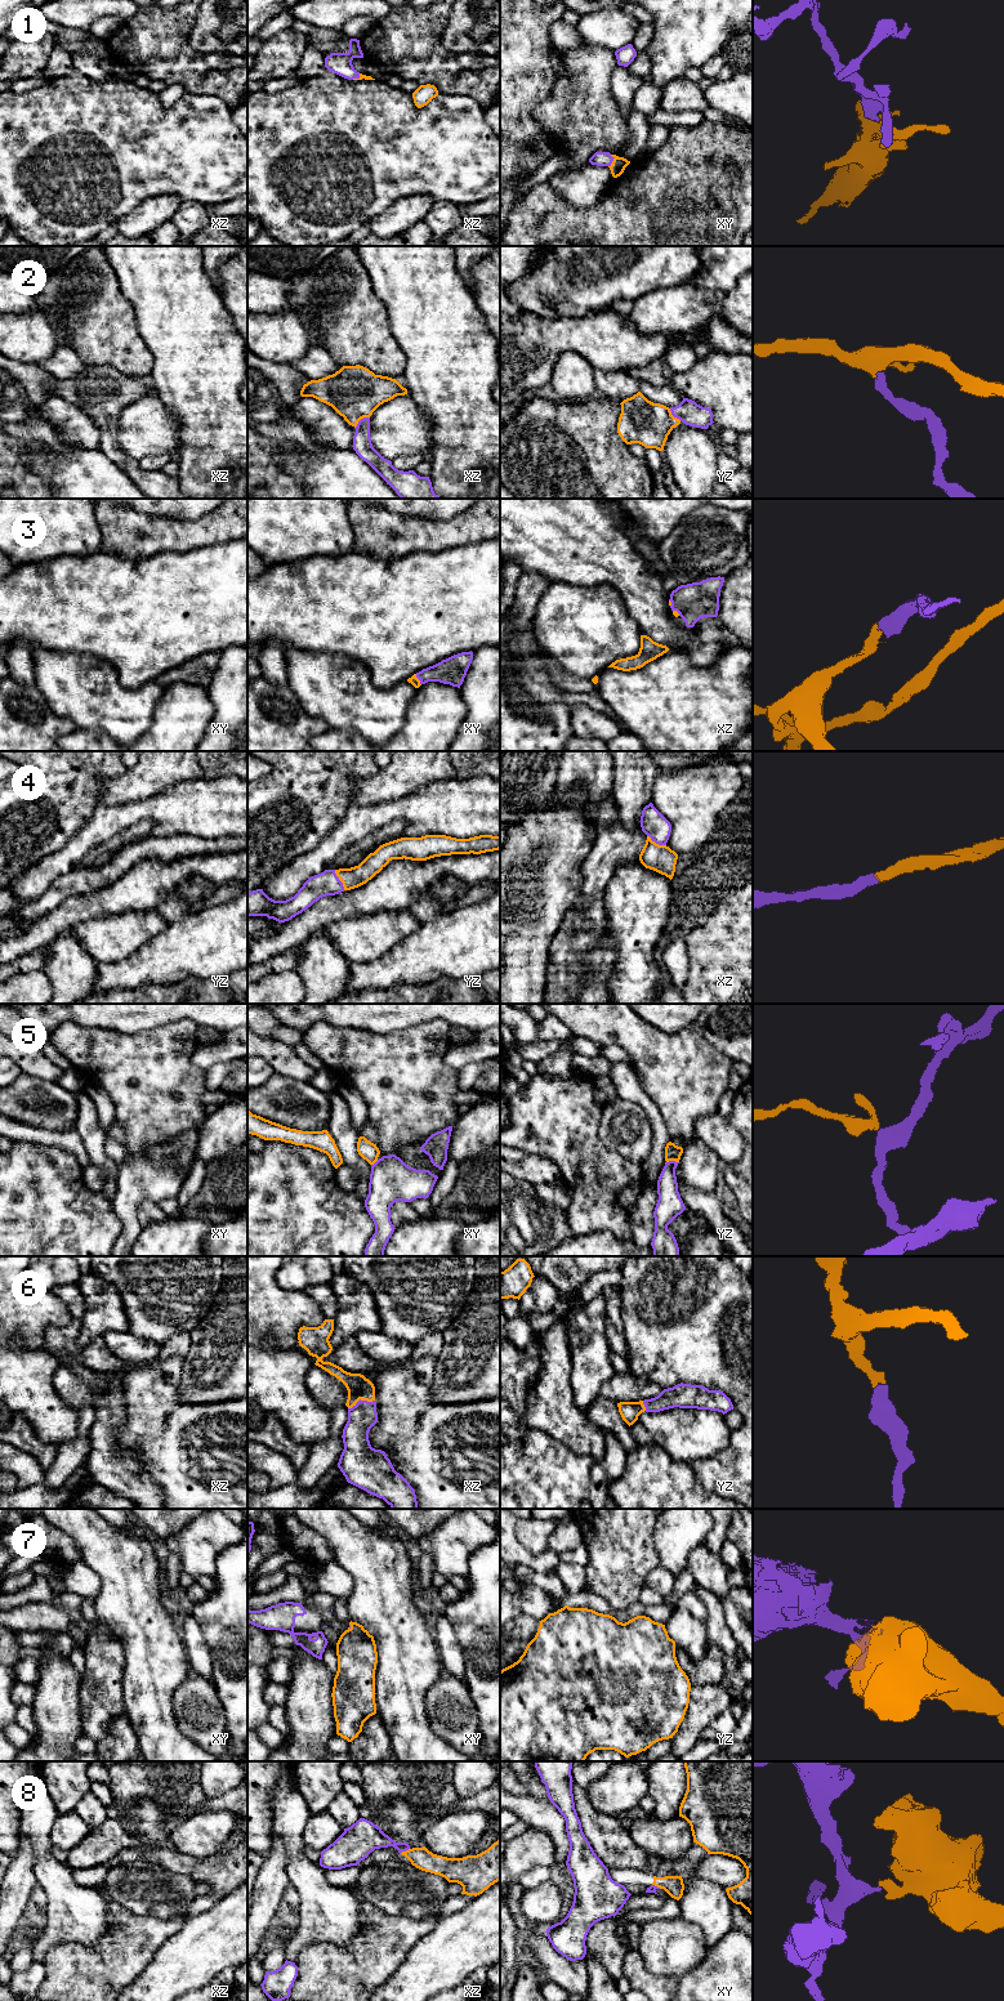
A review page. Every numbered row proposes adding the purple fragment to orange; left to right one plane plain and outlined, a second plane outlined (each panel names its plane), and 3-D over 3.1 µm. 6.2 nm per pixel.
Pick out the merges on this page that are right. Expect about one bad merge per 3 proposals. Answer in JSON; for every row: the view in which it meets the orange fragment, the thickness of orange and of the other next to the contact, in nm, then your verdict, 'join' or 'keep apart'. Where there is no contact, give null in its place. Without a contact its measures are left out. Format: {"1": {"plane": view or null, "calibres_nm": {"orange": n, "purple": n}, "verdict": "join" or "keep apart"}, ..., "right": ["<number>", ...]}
{"1": {"plane": "xy", "calibres_nm": {"orange": 90, "purple": 100}, "verdict": "join"}, "2": {"plane": "xz", "calibres_nm": {"orange": 340, "purple": 120}, "verdict": "join"}, "3": {"plane": "xy", "calibres_nm": {"orange": 60, "purple": 170}, "verdict": "join"}, "4": {"plane": "yz", "calibres_nm": {"orange": 130, "purple": 150}, "verdict": "join"}, "5": {"plane": "yz", "calibres_nm": {"orange": 100, "purple": 140}, "verdict": "keep apart"}, "6": {"plane": "xz", "calibres_nm": {"orange": 150, "purple": 180}, "verdict": "join"}, "7": {"plane": "xy", "calibres_nm": {"orange": 260, "purple": 20}, "verdict": "keep apart"}, "8": {"plane": "xz", "calibres_nm": {"orange": 140, "purple": 180}, "verdict": "keep apart"}, "right": ["1", "2", "3", "4", "6"]}

